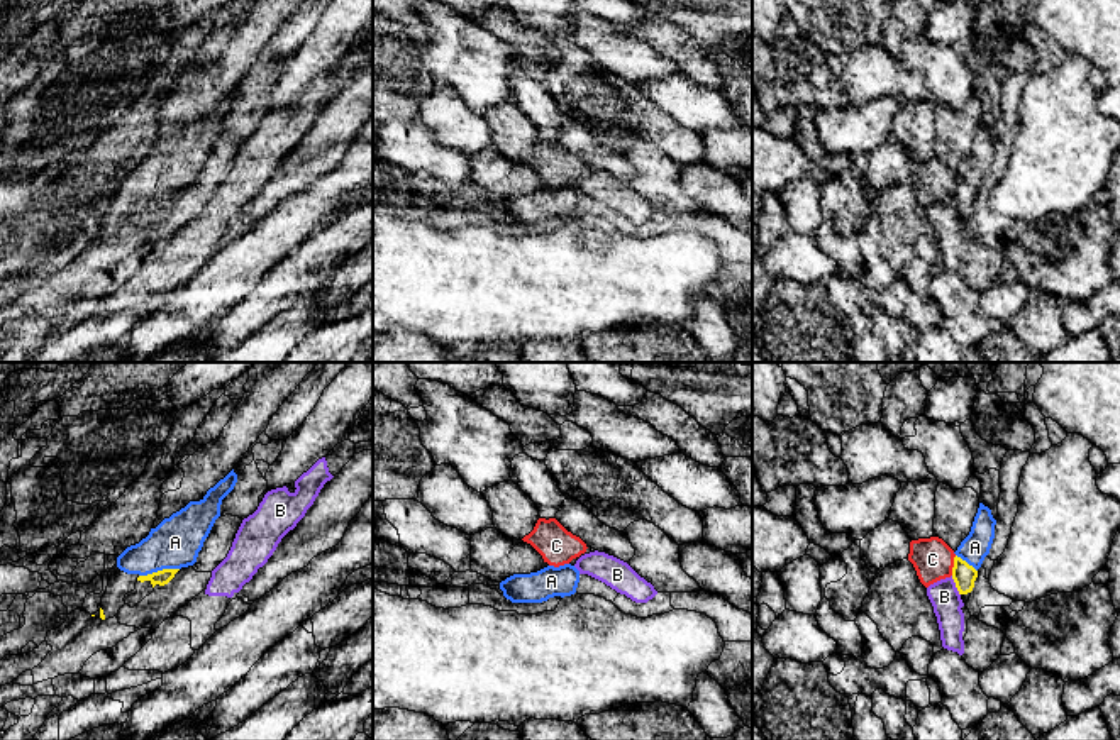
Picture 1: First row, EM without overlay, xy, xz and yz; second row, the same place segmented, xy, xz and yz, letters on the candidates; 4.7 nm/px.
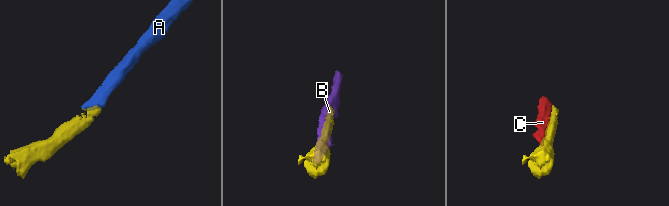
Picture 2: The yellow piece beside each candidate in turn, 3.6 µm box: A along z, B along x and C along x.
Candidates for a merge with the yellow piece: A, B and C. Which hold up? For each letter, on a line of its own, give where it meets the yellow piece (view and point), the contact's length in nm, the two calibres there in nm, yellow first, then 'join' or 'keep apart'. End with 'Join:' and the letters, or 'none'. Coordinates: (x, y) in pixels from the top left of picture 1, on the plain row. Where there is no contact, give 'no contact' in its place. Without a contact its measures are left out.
A: meets yellow in xy at (158, 192); contact 200 nm long; 70 nm thick on the yellow side, 240 nm on the other; join
B: meets yellow in yz at (956, 207); contact 100 nm long; 110 nm thick on the yellow side, 140 nm on the other; keep apart
C: meets yellow in yz at (954, 187); contact 100 nm long; 110 nm thick on the yellow side, 190 nm on the other; keep apart
Join: A

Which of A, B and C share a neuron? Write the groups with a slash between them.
A / B / C

